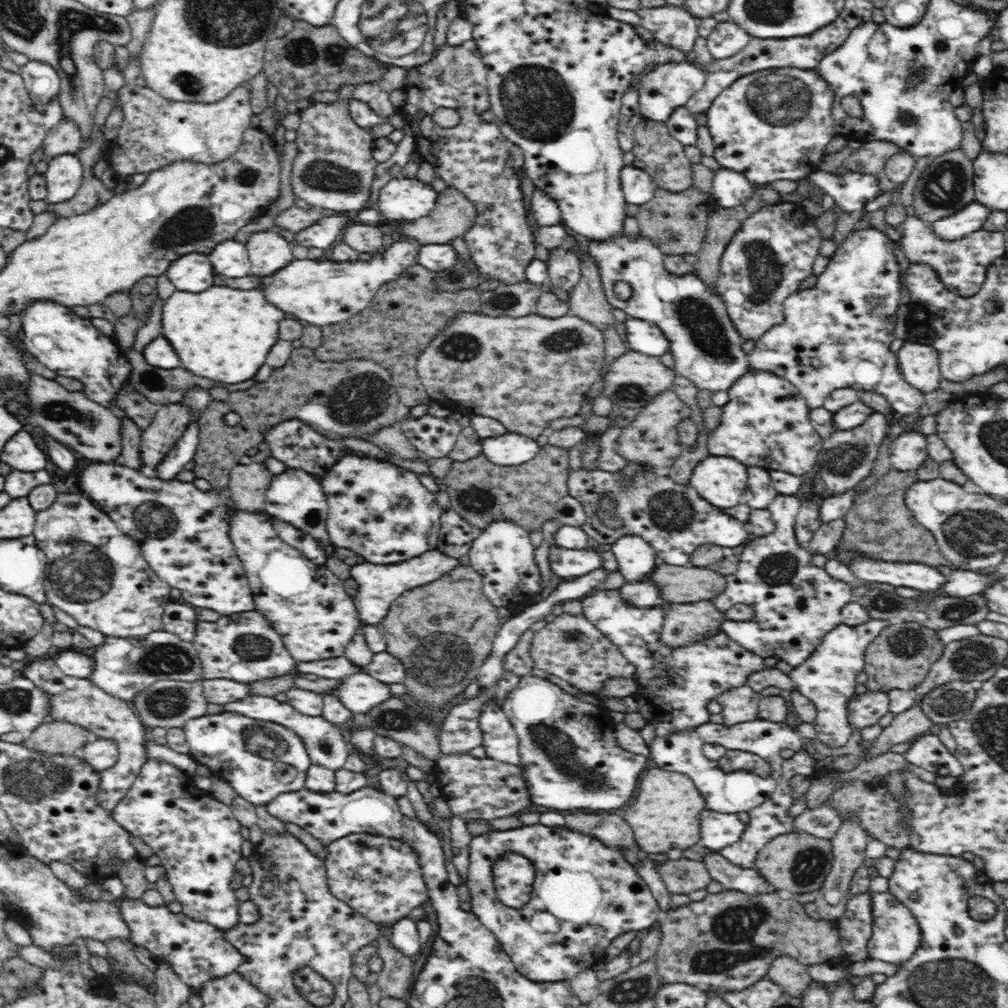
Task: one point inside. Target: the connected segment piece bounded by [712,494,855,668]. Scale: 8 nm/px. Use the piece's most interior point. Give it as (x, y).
(796, 603)

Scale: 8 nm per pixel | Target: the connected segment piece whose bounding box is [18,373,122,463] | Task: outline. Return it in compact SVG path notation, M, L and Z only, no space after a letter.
M36 373L28 374L28 382L18 386L18 394L24 392L23 388L28 385L28 392L30 392L30 420L32 424L36 424L36 427L40 427L40 430L57 441L60 440L62 444L68 444L68 447L74 452L78 452L78 456L84 459L84 456L88 460L98 460L105 463L110 463L114 458L120 456L122 450L122 437L121 437L121 420L113 414L112 409L102 406L96 406L95 402L88 399L85 392L85 386L80 380L75 378L68 378L67 376L58 375L55 380L48 379L40 376Z

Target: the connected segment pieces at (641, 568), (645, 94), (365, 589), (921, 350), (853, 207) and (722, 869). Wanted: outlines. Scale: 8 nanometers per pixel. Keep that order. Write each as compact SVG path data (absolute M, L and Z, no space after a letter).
M622 536L612 544L612 553L618 560L618 572L622 573L625 583L642 583L655 572L658 557L654 548L640 536Z
M691 60L680 63L659 64L640 80L638 93L642 117L656 122L666 122L679 108L685 107L688 100L700 92L707 82L704 67Z
M437 549L426 555L416 556L406 564L375 565L358 563L352 566L351 578L358 583L358 595L353 598L362 624L376 625L388 614L392 601L416 587L423 587L439 580L444 574L451 572L462 561L451 558Z
M906 340L896 355L904 380L910 386L924 393L938 390L942 373L938 349L934 345Z
M818 171L808 179L818 185L825 194L832 196L835 206L842 212L858 212L865 204L882 193L876 175L844 171L842 174L832 174Z
M711 850L704 856L703 863L711 880L720 882L724 890L740 891L750 895L776 891L755 868L733 866L720 852Z

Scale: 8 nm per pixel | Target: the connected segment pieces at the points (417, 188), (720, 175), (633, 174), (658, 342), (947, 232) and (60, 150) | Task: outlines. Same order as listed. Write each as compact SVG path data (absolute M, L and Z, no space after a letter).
M394 178L380 189L376 209L383 223L412 224L420 220L438 204L440 193L415 178Z
M723 168L715 172L711 195L719 207L729 209L744 204L755 193L752 185L740 172Z
M633 166L623 168L620 174L621 189L627 203L644 206L655 195L656 185L642 169Z
M635 317L626 318L626 340L630 350L648 356L662 356L669 352L669 342L656 323L639 320Z
M974 202L952 216L934 221L930 225L940 237L960 238L982 229L992 212L995 210L980 202Z
M63 118L55 127L47 132L43 140L43 153L51 159L54 156L74 154L84 144L82 131L78 121Z

